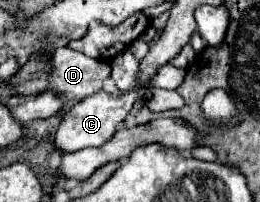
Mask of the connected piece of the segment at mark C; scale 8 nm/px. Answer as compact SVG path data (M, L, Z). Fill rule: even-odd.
M103 89L89 95L89 97L85 97L83 101L75 103L63 115L63 121L61 121L59 131L55 135L55 147L59 151L73 153L73 151L85 149L85 147L103 145L107 139L113 137L113 133L117 131L117 125L125 121L125 117L129 115L133 103L139 101L141 97L143 97L143 91L127 91L127 93L121 93L119 97L113 97L109 91L103 91Z

